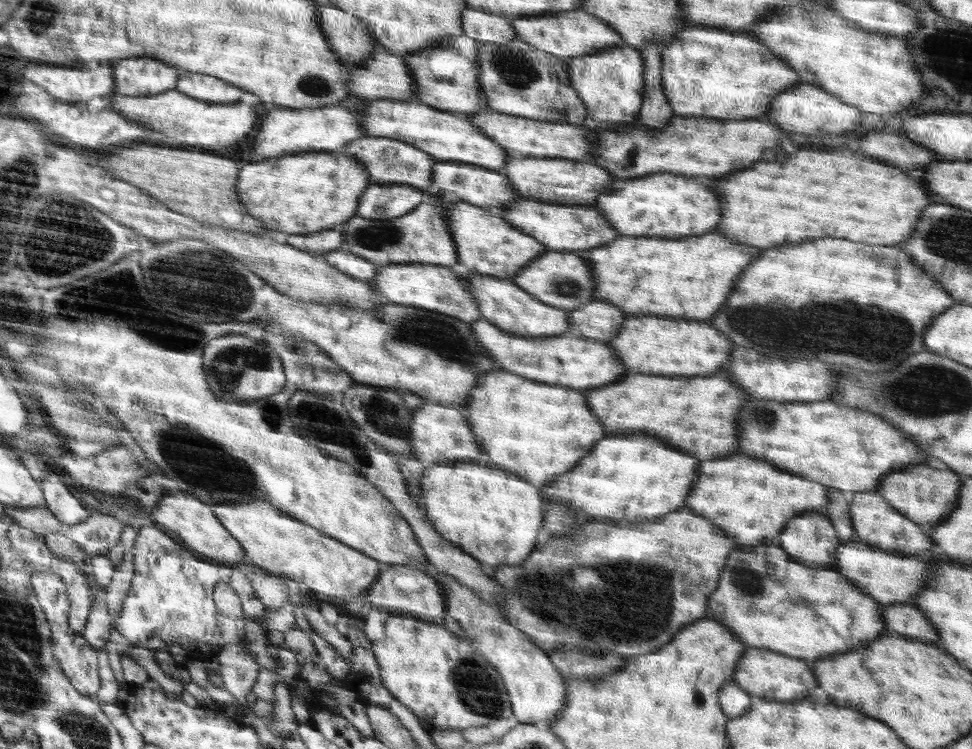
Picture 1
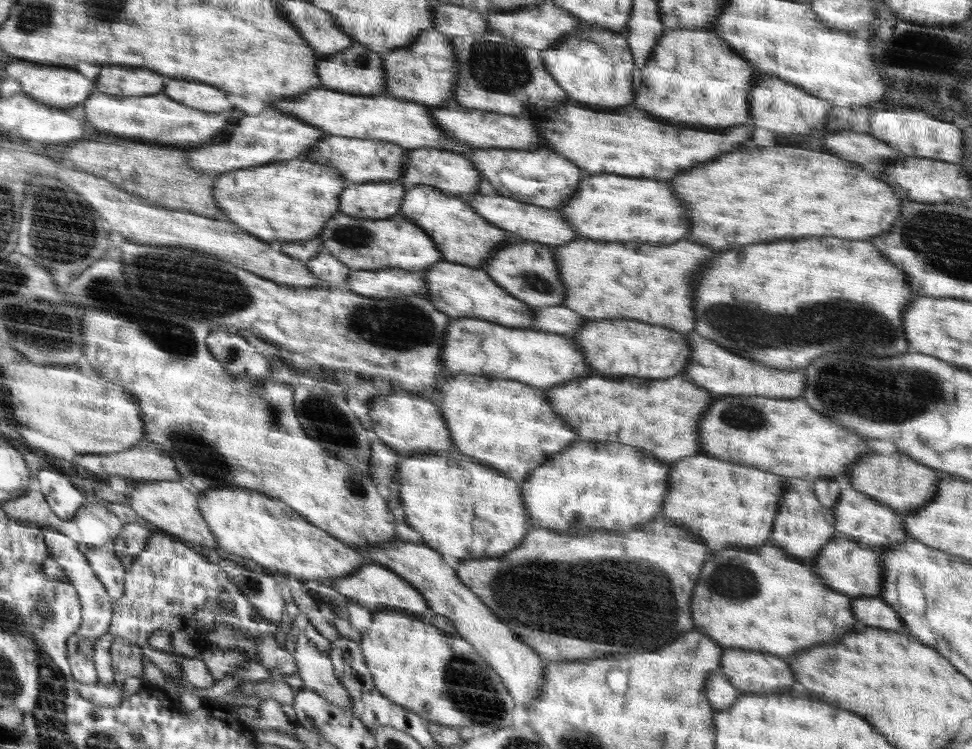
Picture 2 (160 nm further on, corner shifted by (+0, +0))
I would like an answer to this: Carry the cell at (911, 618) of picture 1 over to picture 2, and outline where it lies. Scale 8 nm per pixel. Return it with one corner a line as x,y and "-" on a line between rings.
855,597
851,600
851,611
855,618
864,622
864,626
874,628
886,628
900,632
900,626
904,626
903,620
886,604
886,601
878,597

